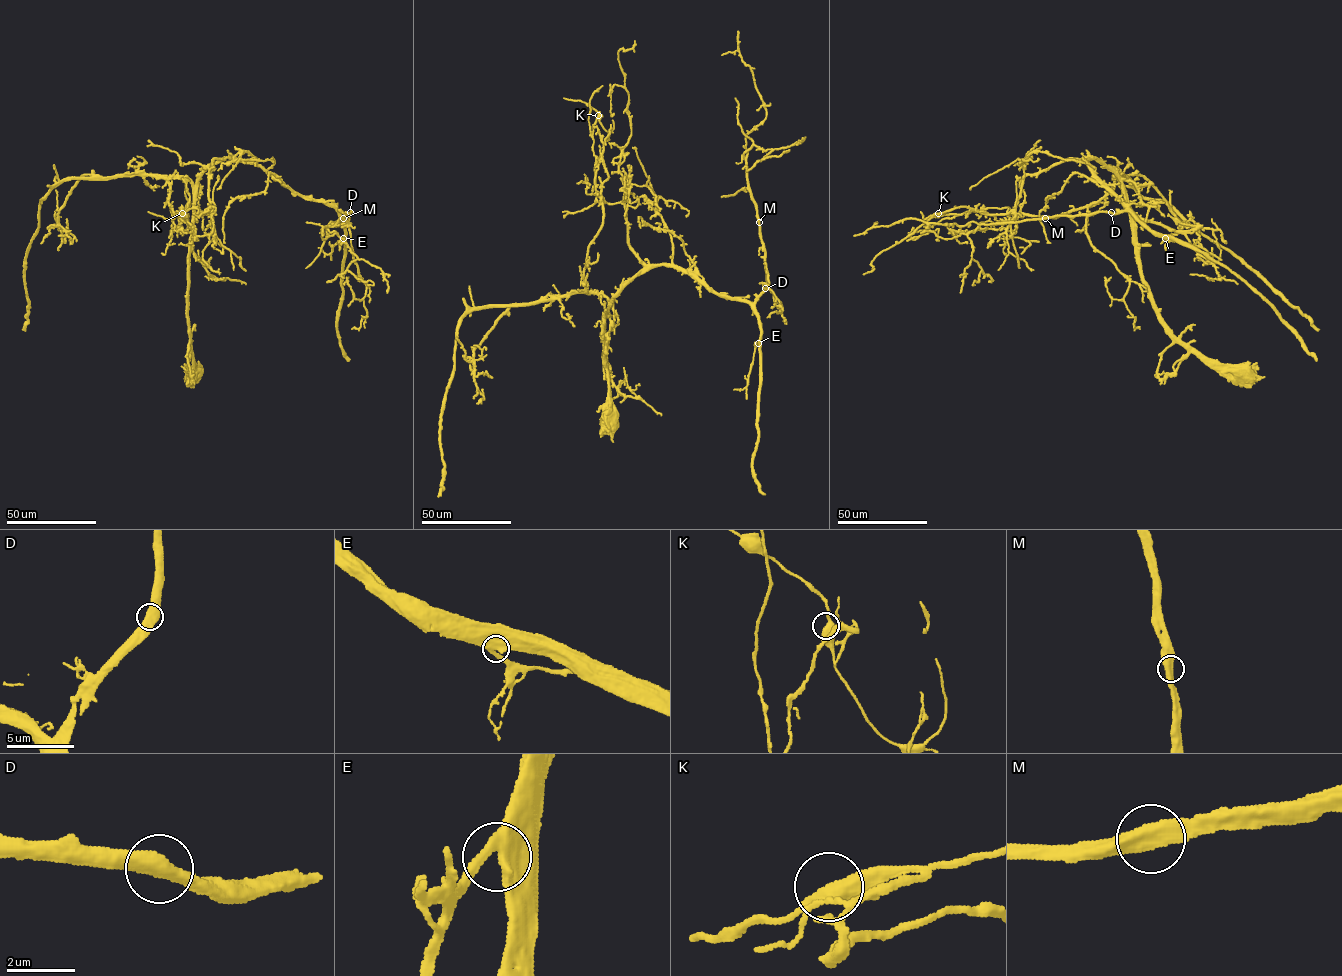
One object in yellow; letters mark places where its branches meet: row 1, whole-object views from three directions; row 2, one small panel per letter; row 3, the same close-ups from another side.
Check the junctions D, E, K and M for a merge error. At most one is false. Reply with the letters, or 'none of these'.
none of these

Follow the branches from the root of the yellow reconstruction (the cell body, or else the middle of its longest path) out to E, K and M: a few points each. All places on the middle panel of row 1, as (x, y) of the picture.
E: (608, 421), (604, 318), (638, 274), (677, 266), (711, 290), (746, 300), (761, 327), (758, 343)
K: (608, 421), (603, 323), (608, 302), (583, 292), (588, 246), (603, 215), (594, 186), (592, 131), (598, 115)
M: (608, 421), (603, 323), (613, 298), (638, 274), (665, 265), (752, 304), (766, 282), (759, 222)

